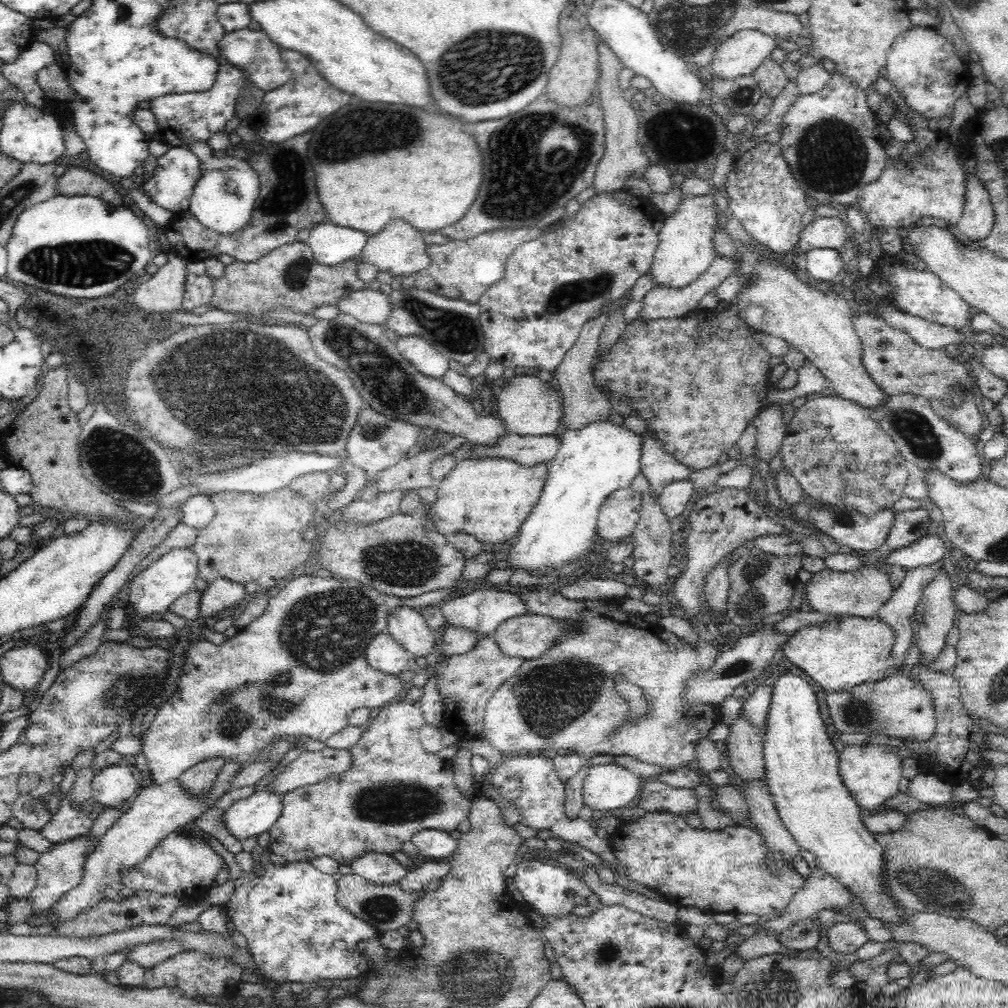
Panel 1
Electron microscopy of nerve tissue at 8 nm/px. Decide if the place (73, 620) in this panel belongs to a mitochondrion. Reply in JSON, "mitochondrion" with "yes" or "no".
{"mitochondrion":"no"}

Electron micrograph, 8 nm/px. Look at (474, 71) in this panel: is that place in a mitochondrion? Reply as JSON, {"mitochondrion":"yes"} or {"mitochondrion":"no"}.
{"mitochondrion":"yes"}

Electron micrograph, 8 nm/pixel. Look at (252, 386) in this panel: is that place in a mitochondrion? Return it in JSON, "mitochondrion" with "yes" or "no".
{"mitochondrion":"yes"}

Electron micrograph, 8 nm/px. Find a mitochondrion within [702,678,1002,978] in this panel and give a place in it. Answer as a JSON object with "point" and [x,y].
{"point":[936,888]}

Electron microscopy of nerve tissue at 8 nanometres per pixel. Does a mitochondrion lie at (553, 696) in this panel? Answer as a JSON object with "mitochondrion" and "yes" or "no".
{"mitochondrion":"yes"}

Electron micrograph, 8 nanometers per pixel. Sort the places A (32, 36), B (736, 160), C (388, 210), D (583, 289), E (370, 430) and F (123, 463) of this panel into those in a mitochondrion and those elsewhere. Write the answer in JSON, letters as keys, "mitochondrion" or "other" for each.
{"A":"other","B":"other","C":"other","D":"mitochondrion","E":"mitochondrion","F":"mitochondrion"}

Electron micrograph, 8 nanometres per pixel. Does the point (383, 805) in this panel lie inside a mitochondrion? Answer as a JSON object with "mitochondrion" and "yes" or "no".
{"mitochondrion":"yes"}

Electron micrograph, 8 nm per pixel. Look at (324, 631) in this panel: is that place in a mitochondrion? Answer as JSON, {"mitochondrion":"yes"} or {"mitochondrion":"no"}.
{"mitochondrion":"yes"}

